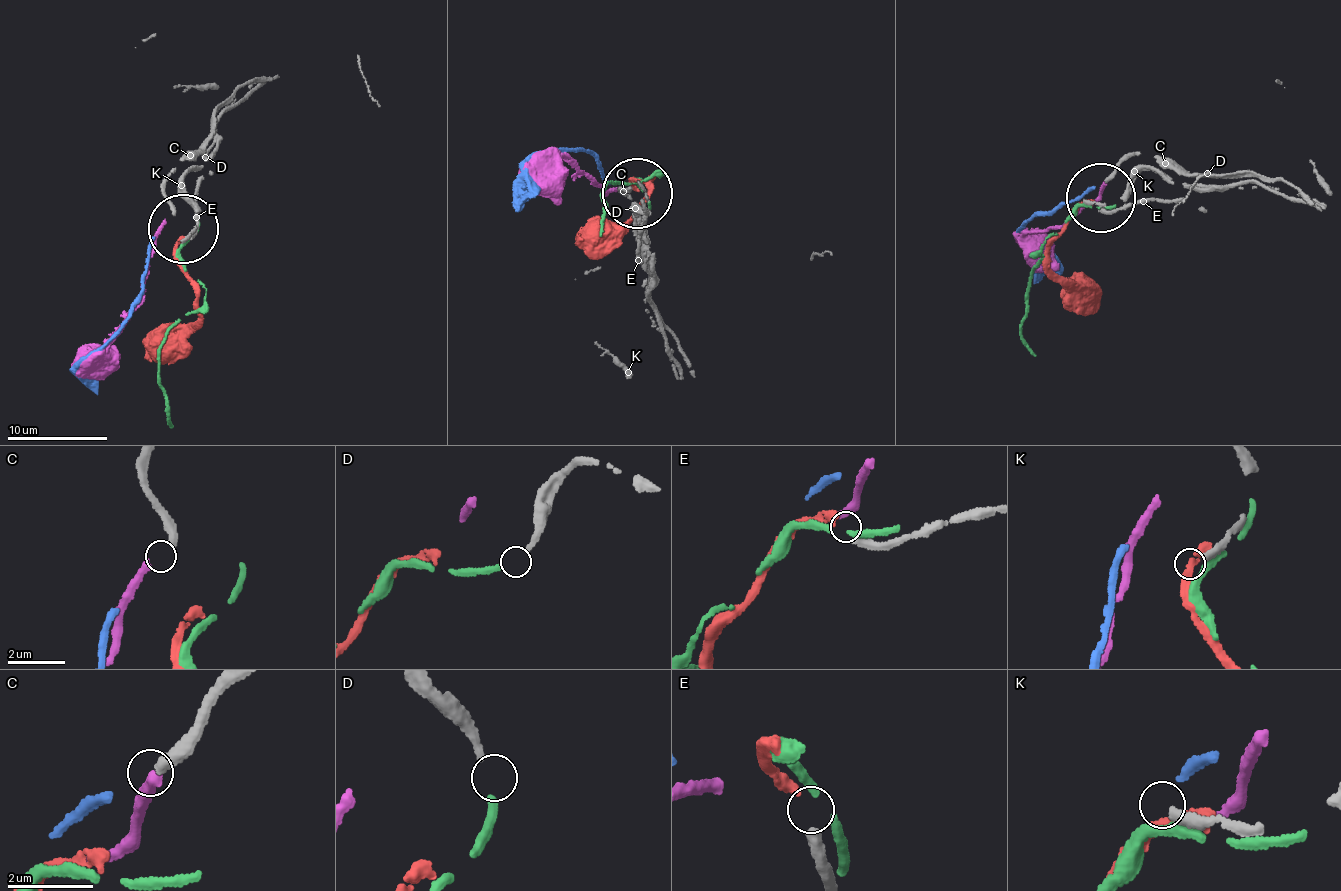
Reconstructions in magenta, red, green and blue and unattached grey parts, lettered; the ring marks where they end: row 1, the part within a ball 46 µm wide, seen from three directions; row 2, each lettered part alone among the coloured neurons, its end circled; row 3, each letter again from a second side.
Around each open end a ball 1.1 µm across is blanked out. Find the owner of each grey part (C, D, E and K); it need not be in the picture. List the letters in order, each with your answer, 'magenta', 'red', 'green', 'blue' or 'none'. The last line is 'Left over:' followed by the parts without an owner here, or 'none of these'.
C: magenta
D: green
E: red
K: none
Left over: K

